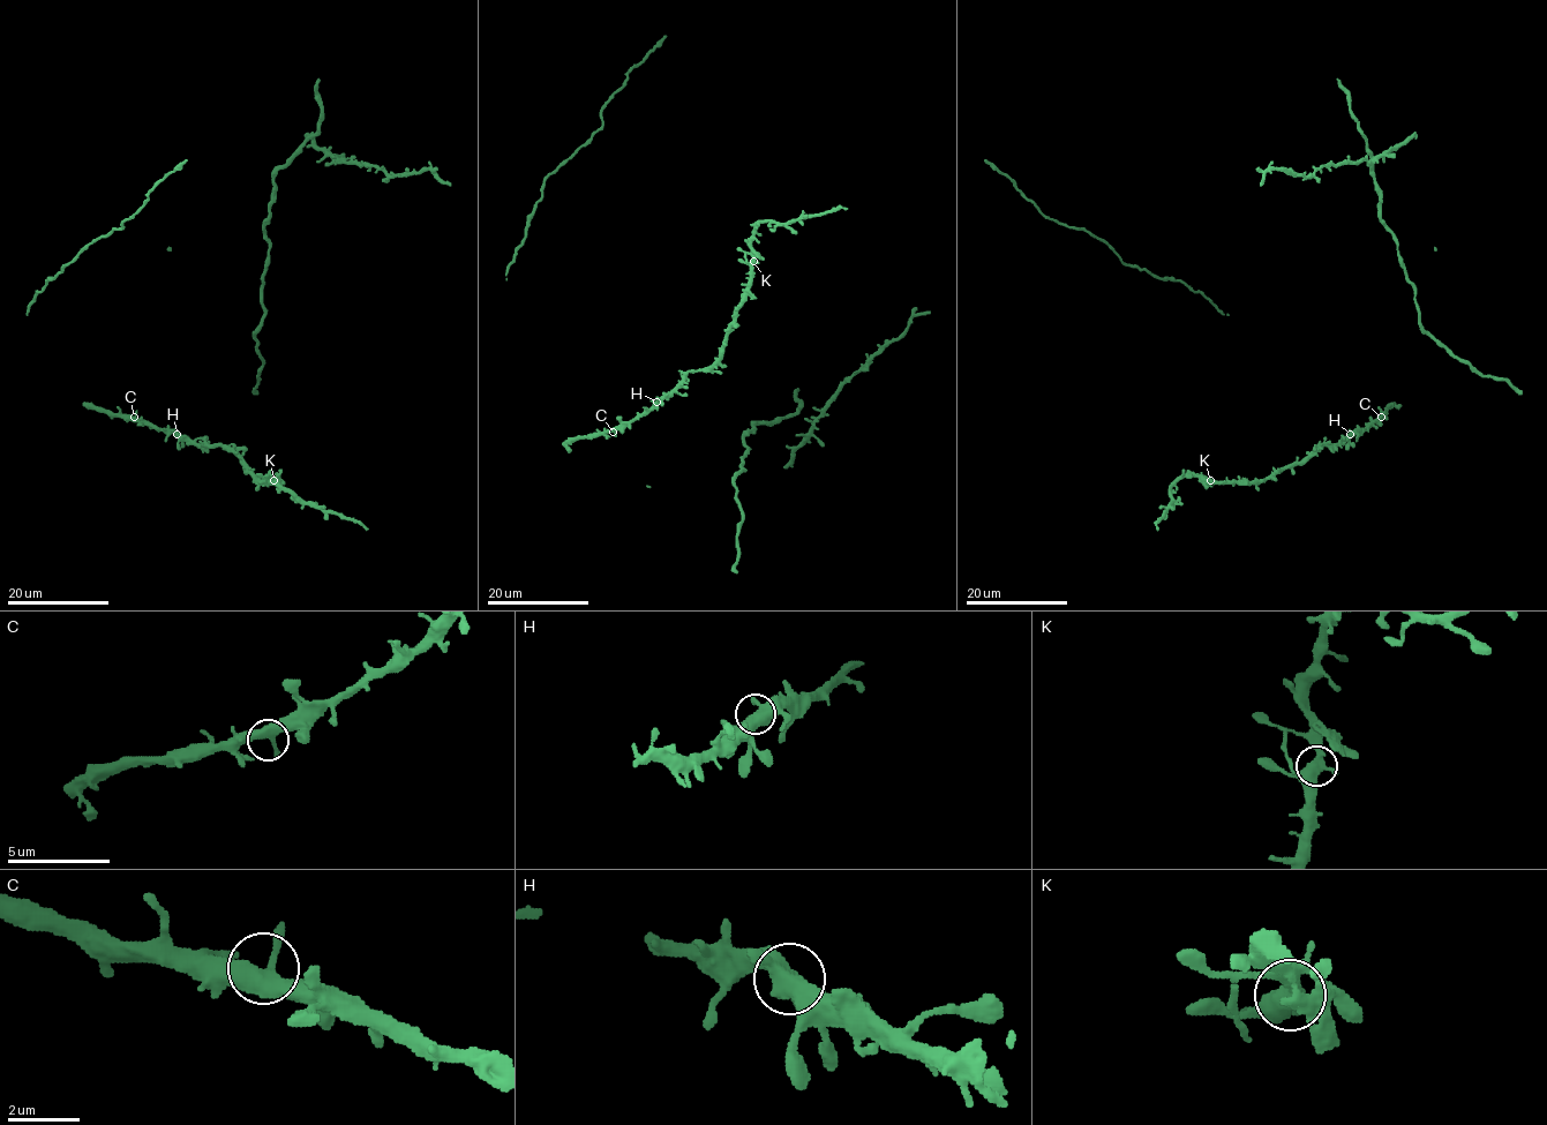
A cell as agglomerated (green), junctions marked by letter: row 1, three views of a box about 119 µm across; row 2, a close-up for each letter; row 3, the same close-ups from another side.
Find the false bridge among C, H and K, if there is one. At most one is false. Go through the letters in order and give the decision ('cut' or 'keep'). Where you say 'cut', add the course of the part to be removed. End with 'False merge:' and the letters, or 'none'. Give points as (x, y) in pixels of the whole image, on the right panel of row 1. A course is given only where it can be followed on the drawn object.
C: keep
H: keep
K: keep
False merge: none

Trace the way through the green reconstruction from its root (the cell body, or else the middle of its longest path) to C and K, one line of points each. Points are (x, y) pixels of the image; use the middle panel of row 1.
C: (646, 412), (622, 422), (613, 432)
K: (646, 412), (689, 372), (706, 370), (718, 359), (753, 261)

